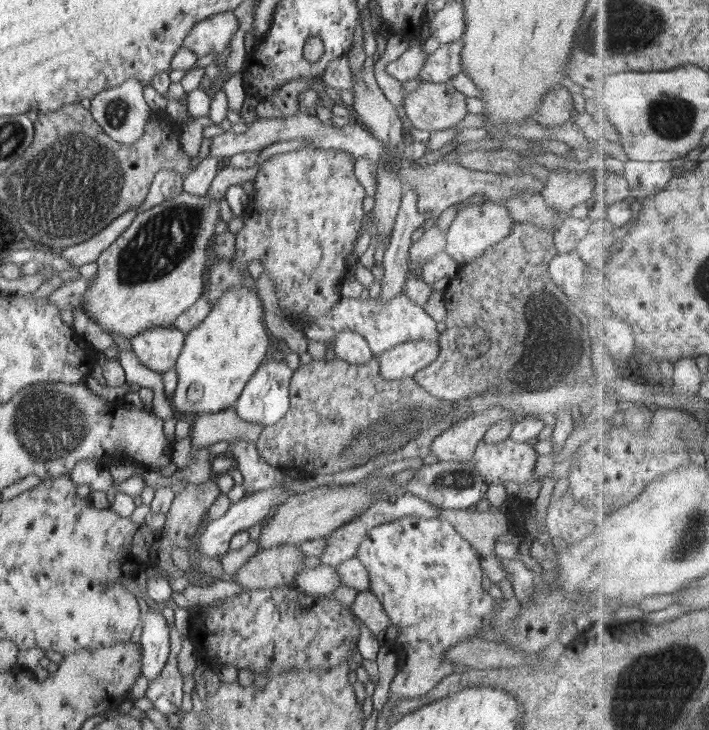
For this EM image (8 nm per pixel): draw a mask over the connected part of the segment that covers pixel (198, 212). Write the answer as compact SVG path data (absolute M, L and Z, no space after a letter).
M182 191L178 196L166 200L161 204L155 205L154 207L140 212L136 215L136 218L132 221L132 224L126 228L124 233L120 234L120 237L108 247L108 249L102 251L100 257L97 259L98 273L96 274L96 280L91 283L86 294L84 294L84 300L82 300L81 308L86 313L90 314L90 317L95 318L95 322L102 327L104 332L112 334L120 334L124 336L126 340L131 340L134 336L138 336L138 333L144 332L147 328L152 328L153 326L171 326L175 323L178 316L190 308L190 306L200 299L205 293L205 282L206 282L206 271L212 261L212 251L211 247L215 239L215 228L216 222L220 218L220 205L219 200L216 199L206 199L205 196L196 196L195 194L190 194L188 192Z

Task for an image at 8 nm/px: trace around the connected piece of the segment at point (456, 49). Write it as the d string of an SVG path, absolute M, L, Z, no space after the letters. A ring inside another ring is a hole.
M455 41L451 44L440 45L435 52L430 53L420 69L419 78L424 82L449 82L449 80L460 73L465 73L461 64L461 50L464 41Z

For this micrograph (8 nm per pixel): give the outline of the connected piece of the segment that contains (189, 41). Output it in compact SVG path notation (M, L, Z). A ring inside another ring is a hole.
M234 11L221 12L195 24L183 40L183 46L195 52L198 57L227 53L230 40L238 31L239 24Z

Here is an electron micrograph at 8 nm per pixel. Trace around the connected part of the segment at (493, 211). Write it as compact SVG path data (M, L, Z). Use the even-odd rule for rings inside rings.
M486 201L474 203L456 213L450 228L446 232L444 254L451 258L456 265L466 261L474 261L482 257L486 250L500 243L508 236L511 230L515 230L516 222L512 220L510 211L501 202Z

